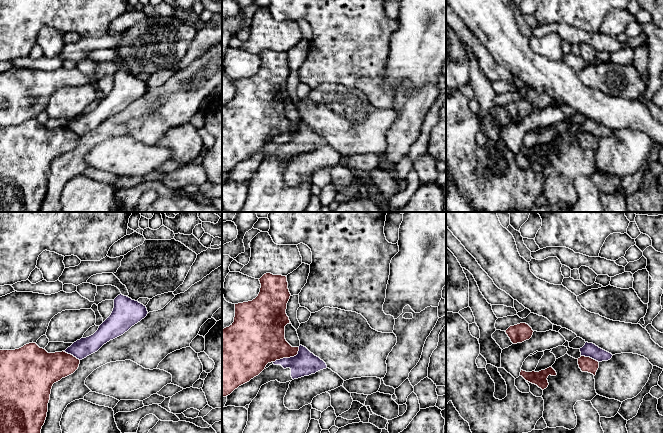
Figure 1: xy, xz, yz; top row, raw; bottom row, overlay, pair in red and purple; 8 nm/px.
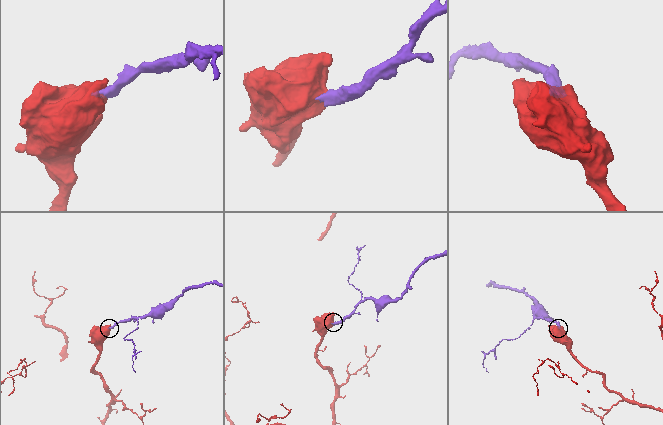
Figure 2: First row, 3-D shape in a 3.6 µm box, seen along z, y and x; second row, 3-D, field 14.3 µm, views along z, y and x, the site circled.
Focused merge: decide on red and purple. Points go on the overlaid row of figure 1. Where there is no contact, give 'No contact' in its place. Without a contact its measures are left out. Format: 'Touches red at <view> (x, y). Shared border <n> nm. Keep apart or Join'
Touches red at xz (288, 357). Shared border 240 nm. Keep apart

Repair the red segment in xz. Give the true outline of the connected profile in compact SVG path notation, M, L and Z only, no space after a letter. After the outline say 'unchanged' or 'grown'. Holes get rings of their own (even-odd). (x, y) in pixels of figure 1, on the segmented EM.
M266 273L259 281L261 288L258 296L252 301L235 304L234 322L222 329L222 397L230 395L239 386L258 376L268 363L294 357L299 351L299 347L292 347L285 339L285 326L291 324L286 314L291 296L287 277Z | unchanged

